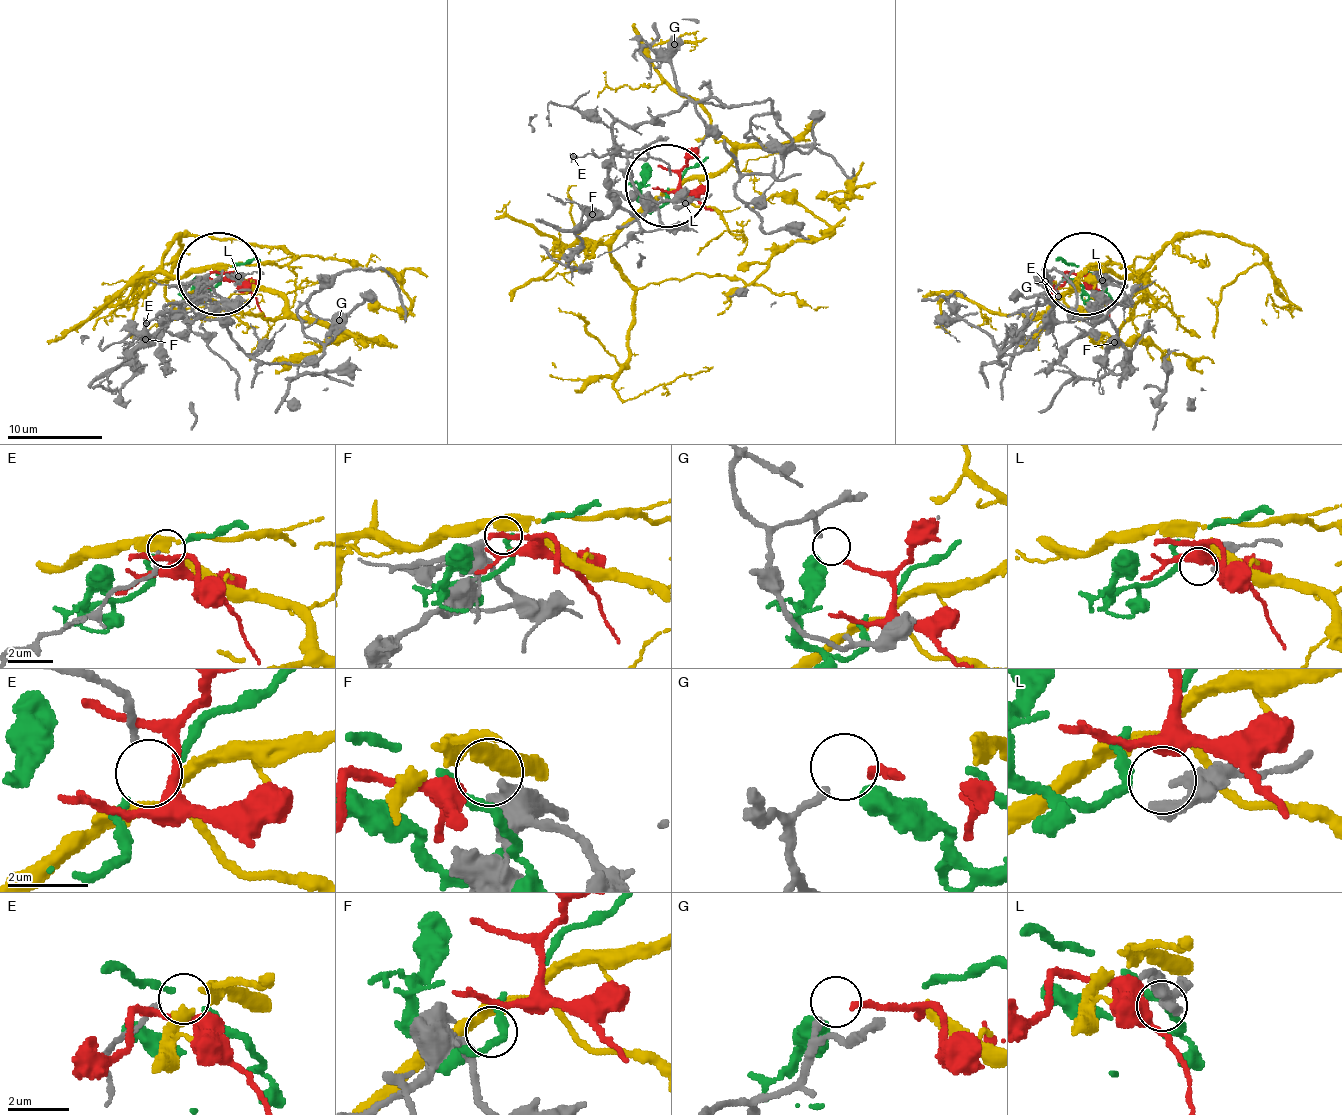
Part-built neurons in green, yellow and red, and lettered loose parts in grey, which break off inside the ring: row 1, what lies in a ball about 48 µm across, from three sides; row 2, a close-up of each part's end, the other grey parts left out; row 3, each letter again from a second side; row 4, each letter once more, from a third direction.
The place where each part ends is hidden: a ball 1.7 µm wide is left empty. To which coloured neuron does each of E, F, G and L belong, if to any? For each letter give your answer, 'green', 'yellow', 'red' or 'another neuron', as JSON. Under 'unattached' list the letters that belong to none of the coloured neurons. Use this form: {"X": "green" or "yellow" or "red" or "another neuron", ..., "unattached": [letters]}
{"E": "yellow", "F": "another neuron", "G": "red", "L": "green", "unattached": ["F"]}

